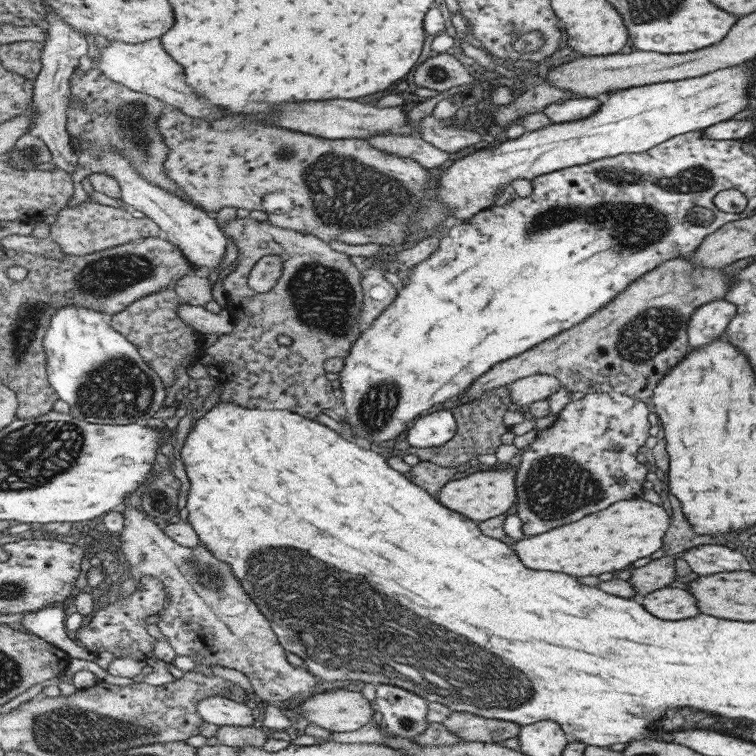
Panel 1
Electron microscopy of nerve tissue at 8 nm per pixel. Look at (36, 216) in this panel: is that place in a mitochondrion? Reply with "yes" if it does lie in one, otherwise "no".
no

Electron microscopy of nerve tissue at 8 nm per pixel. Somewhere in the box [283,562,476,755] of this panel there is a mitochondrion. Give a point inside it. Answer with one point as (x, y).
(407, 723)

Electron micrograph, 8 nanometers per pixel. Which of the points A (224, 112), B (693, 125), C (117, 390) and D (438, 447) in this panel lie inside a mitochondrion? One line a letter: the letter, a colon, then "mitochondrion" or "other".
A: other
B: other
C: mitochondrion
D: other

